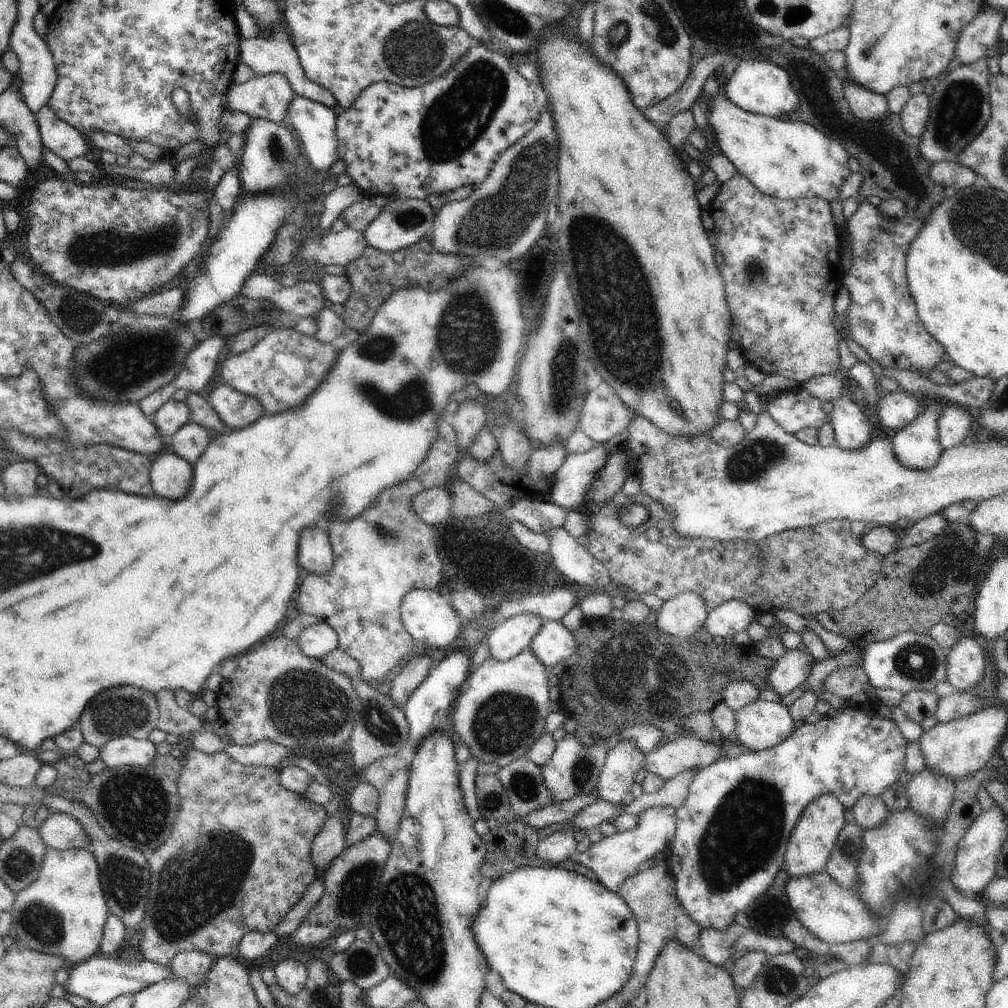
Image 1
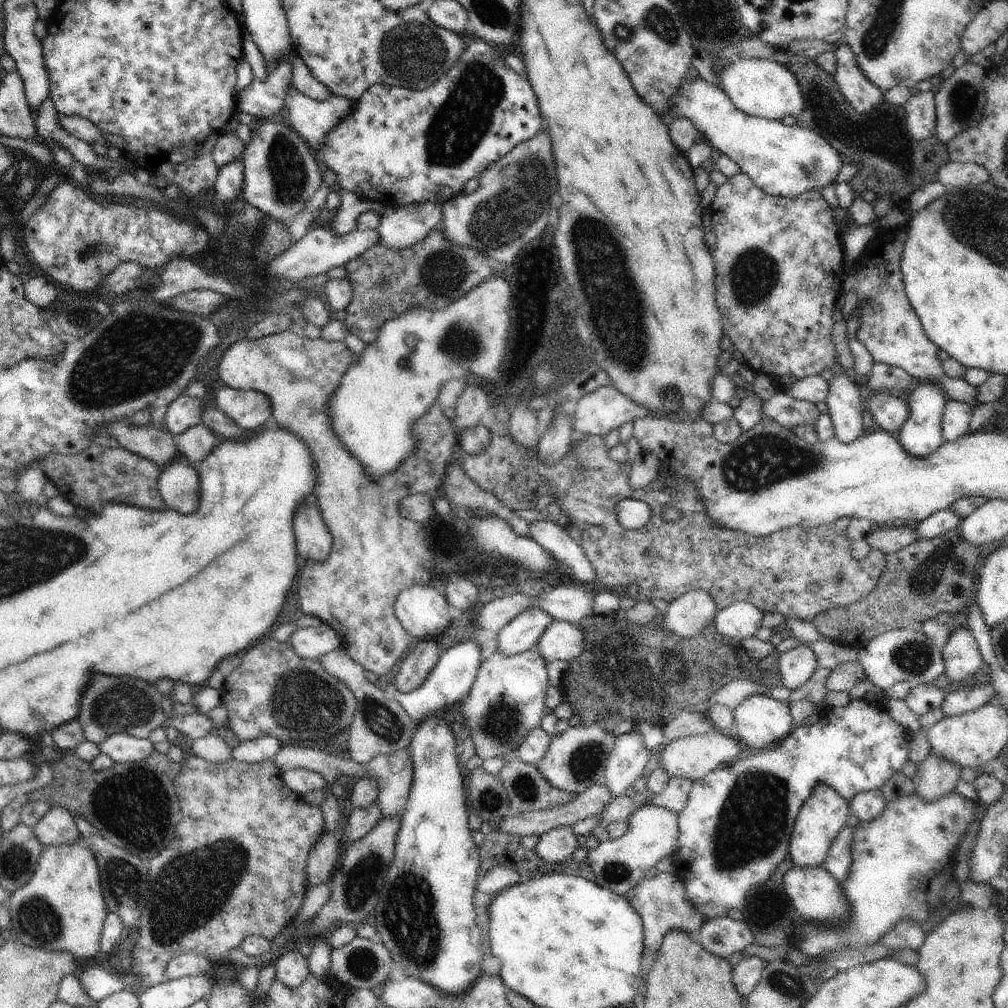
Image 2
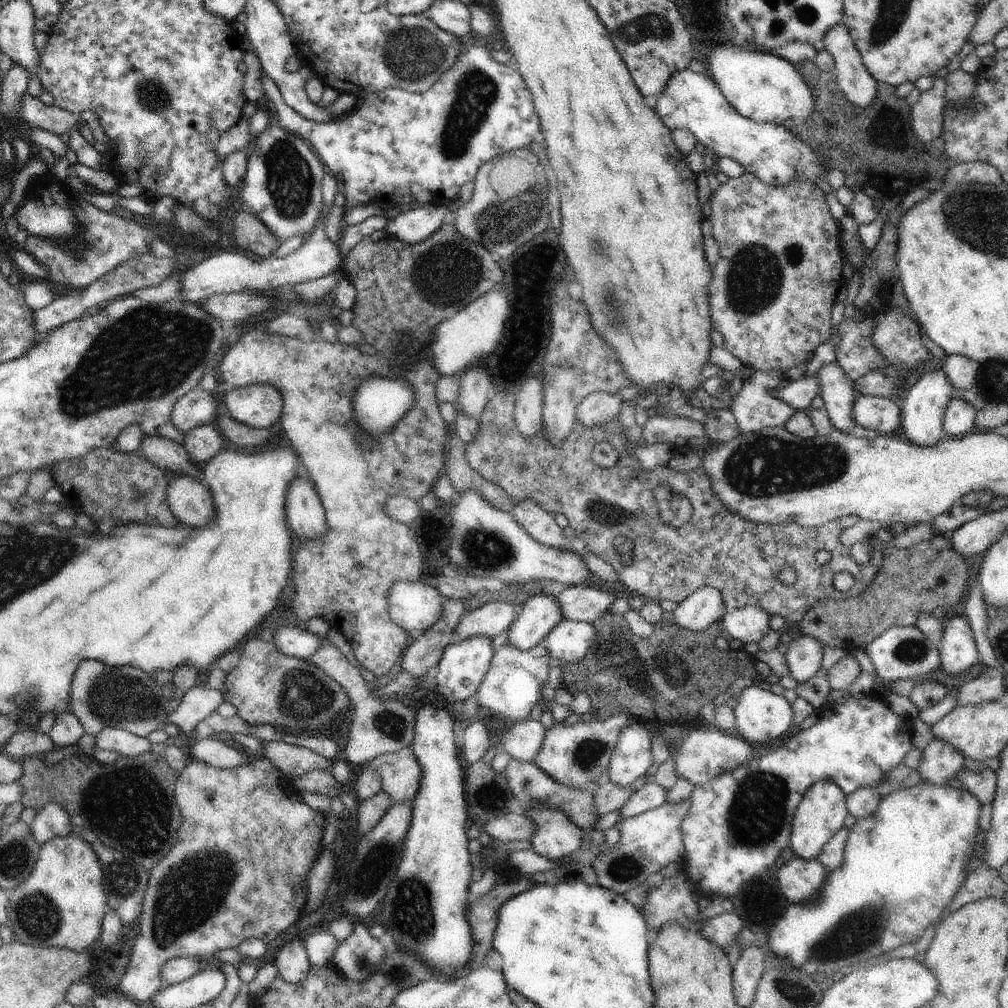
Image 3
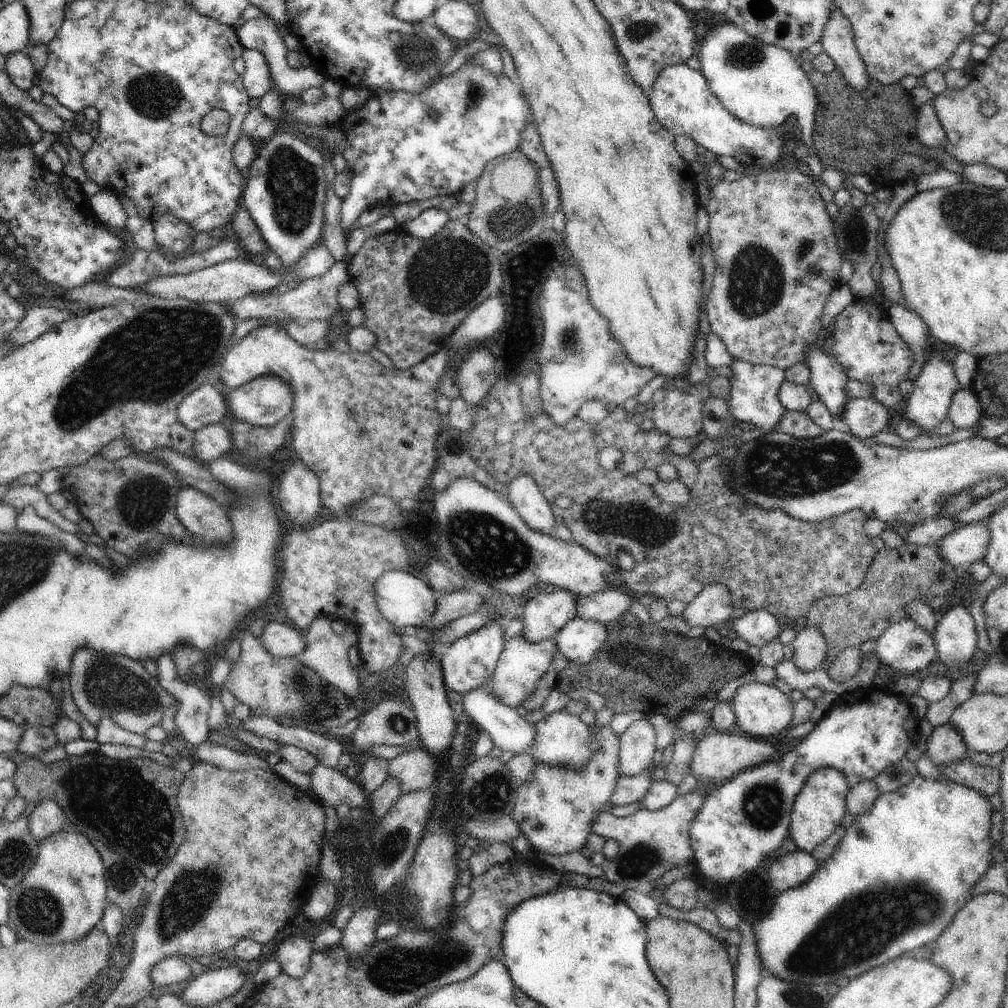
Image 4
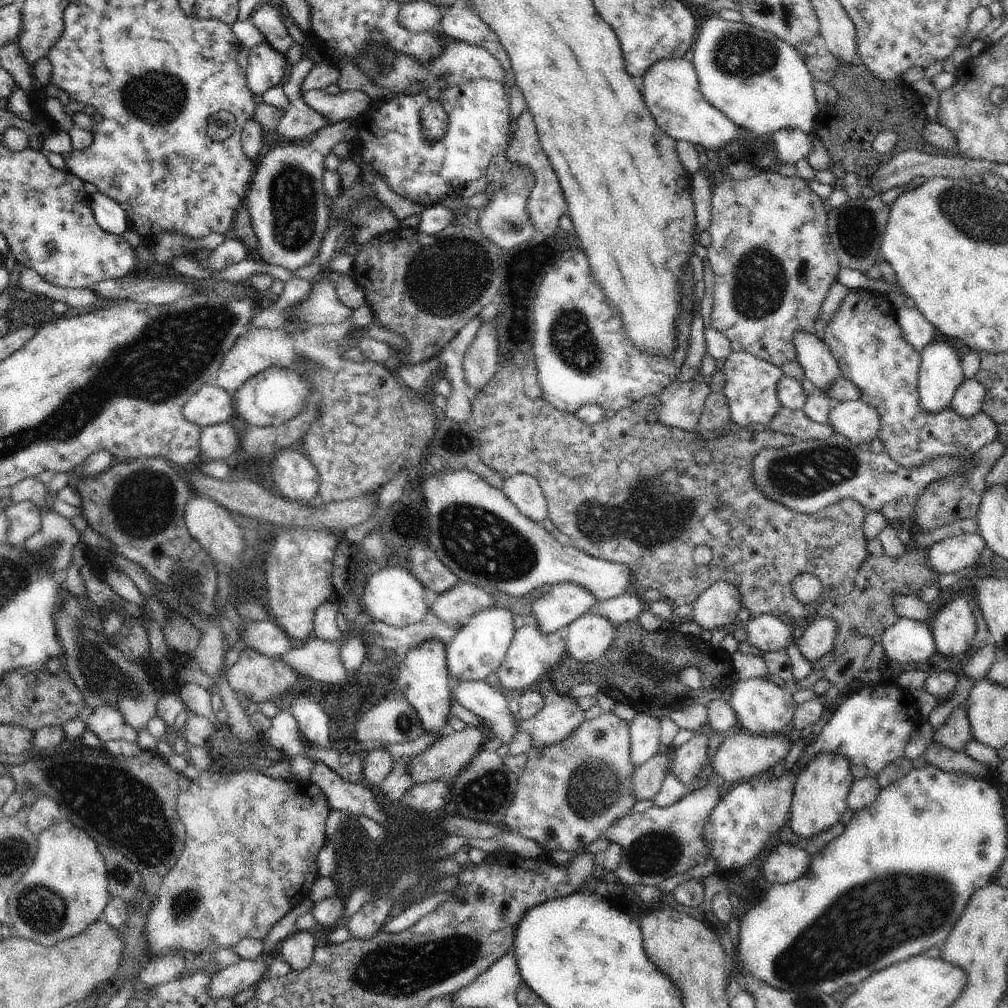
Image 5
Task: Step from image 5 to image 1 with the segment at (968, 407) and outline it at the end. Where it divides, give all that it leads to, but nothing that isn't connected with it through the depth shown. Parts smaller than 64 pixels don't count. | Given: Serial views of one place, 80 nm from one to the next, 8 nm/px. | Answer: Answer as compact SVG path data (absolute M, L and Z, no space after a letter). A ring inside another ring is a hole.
M947 404L938 419L938 430L941 447L949 449L971 437L970 427L973 425L970 409L962 405Z

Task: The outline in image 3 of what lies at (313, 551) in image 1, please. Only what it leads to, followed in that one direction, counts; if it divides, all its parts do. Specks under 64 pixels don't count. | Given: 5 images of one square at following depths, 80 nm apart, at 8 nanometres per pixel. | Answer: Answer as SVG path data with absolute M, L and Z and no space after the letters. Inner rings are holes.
M298 476L290 482L286 492L286 512L288 526L296 538L312 540L325 533L325 508L314 490L312 480Z

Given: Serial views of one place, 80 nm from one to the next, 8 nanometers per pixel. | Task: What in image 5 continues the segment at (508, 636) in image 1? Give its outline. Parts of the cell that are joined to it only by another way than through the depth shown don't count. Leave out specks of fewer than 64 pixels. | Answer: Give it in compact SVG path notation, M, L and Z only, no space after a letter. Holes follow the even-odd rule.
M556 583L548 592L538 593L529 621L538 623L543 633L553 633L591 612L597 602L595 594L580 583Z

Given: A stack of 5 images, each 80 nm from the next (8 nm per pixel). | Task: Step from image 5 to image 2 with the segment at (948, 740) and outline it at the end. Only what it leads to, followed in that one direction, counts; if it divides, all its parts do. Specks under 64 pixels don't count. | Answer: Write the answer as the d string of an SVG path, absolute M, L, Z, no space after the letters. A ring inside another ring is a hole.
M929 753L923 761L917 763L913 776L915 792L927 801L935 801L947 792L954 791L960 779L962 767L948 759L942 759L936 753Z

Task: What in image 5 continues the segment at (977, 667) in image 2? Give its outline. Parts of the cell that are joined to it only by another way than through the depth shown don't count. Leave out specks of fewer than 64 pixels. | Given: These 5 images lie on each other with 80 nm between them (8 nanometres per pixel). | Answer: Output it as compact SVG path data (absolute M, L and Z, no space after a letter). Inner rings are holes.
M954 598L946 603L930 622L937 656L960 656L964 654L976 634L976 619L968 600Z

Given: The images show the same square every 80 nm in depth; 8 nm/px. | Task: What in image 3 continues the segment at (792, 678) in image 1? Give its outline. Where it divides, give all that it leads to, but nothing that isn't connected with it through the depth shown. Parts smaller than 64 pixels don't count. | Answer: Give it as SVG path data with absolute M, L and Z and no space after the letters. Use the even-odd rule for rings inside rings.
M804 634L788 644L785 658L792 676L800 683L810 680L821 669L823 644L815 636Z

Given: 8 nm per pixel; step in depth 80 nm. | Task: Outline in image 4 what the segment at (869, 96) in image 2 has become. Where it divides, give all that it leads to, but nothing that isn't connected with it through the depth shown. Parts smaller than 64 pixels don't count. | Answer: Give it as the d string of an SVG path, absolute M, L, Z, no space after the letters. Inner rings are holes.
M837 5L824 25L821 42L823 51L834 59L842 72L844 82L852 85L860 94L867 87L870 76L858 52L853 26Z

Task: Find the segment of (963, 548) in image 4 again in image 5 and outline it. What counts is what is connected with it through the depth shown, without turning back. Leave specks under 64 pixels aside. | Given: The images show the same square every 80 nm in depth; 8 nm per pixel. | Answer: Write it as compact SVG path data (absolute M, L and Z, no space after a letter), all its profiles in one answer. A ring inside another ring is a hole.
M976 533L942 539L927 549L928 566L938 577L960 572L978 562L986 546L983 536Z

